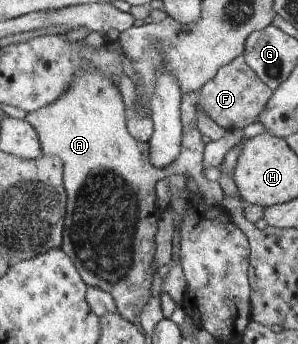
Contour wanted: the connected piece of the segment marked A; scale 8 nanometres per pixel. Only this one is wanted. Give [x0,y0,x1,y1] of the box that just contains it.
[25,68,166,326]

